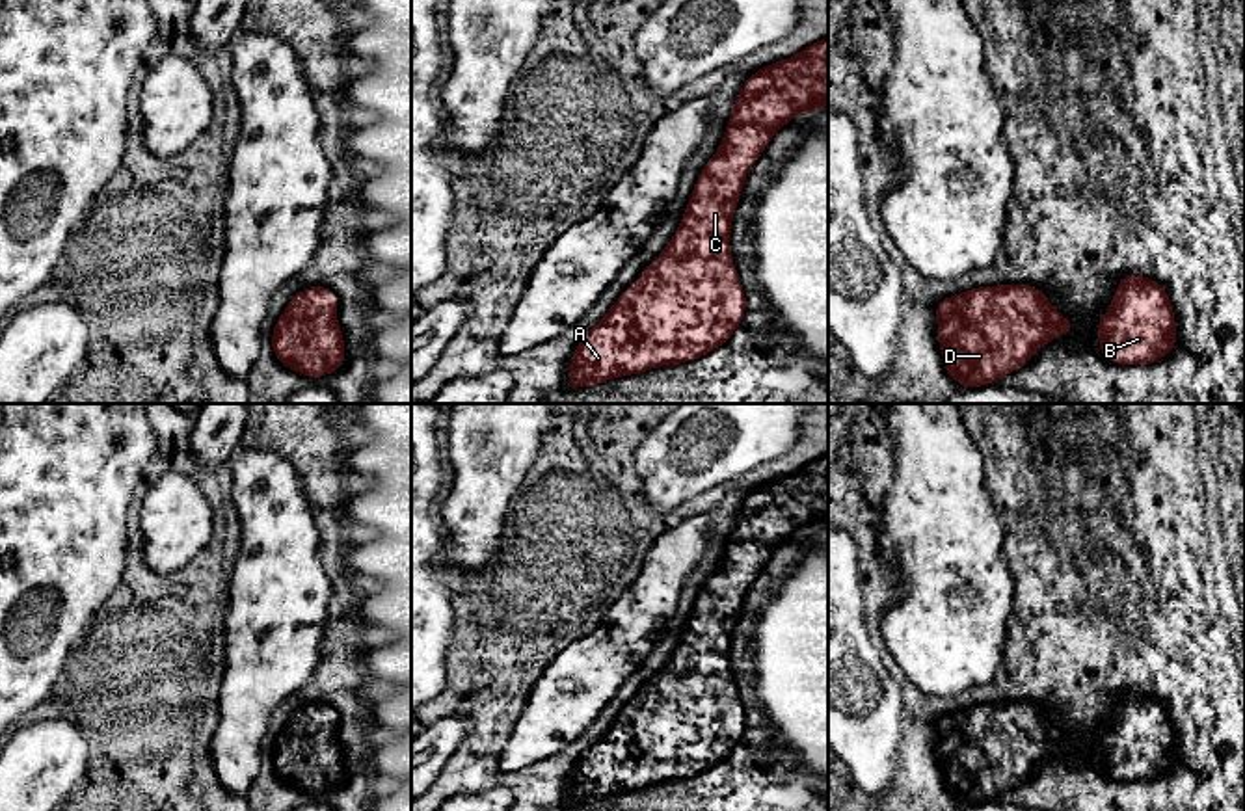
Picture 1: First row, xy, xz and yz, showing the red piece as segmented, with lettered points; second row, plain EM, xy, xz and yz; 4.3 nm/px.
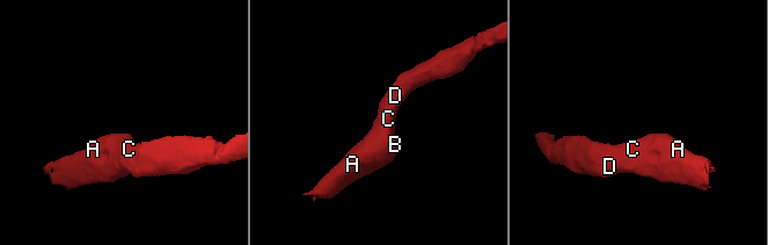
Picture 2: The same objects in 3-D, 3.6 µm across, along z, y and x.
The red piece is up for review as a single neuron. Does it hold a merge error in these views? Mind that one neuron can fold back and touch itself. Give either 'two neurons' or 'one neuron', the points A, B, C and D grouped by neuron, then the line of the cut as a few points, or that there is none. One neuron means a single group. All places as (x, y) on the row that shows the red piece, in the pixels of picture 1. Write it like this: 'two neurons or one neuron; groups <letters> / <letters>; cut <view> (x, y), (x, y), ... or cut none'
one neuron; groups A B C D; cut none

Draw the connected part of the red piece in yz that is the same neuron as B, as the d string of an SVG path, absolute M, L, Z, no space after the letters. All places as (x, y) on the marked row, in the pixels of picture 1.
M1122 273L1109 312L1094 327L1100 353L1117 365L1152 365L1176 348L1176 324L1167 288Z

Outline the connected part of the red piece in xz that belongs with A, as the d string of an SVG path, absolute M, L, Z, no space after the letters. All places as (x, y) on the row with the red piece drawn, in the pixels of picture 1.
M828 37L789 60L767 65L741 87L724 141L696 179L681 225L666 249L642 272L612 309L581 339L566 387L582 389L663 365L694 361L728 342L746 311L744 290L730 251L733 210L744 177L772 134L800 112L828 104Z

